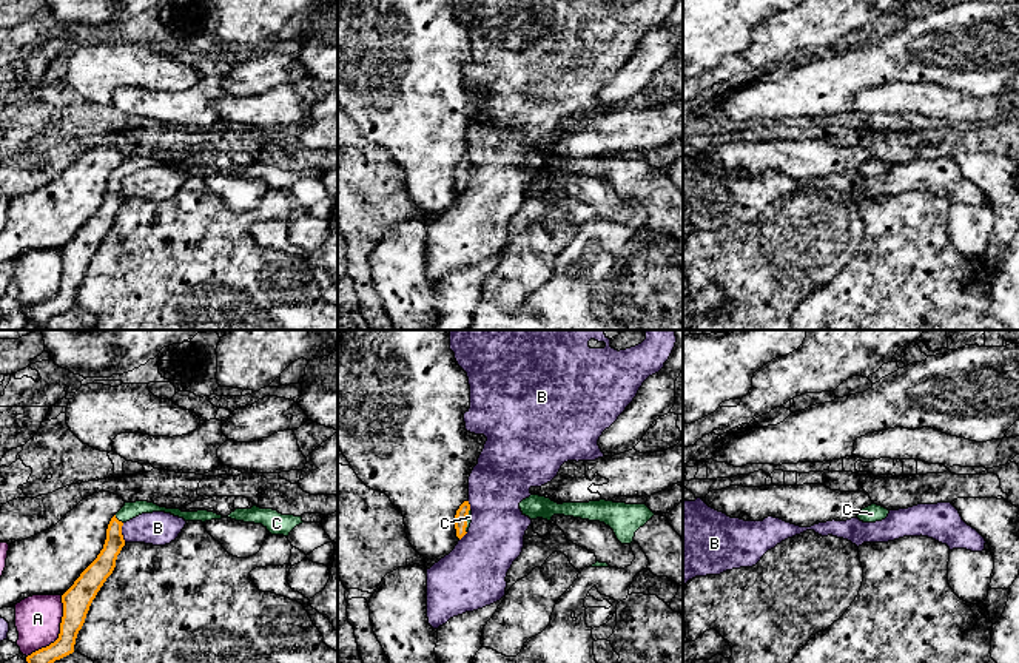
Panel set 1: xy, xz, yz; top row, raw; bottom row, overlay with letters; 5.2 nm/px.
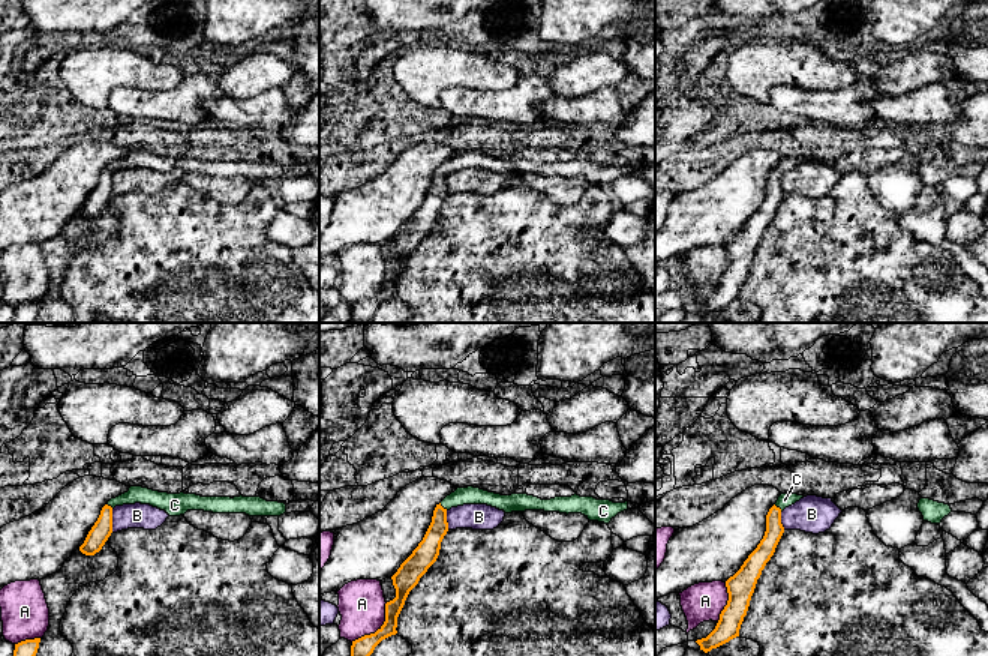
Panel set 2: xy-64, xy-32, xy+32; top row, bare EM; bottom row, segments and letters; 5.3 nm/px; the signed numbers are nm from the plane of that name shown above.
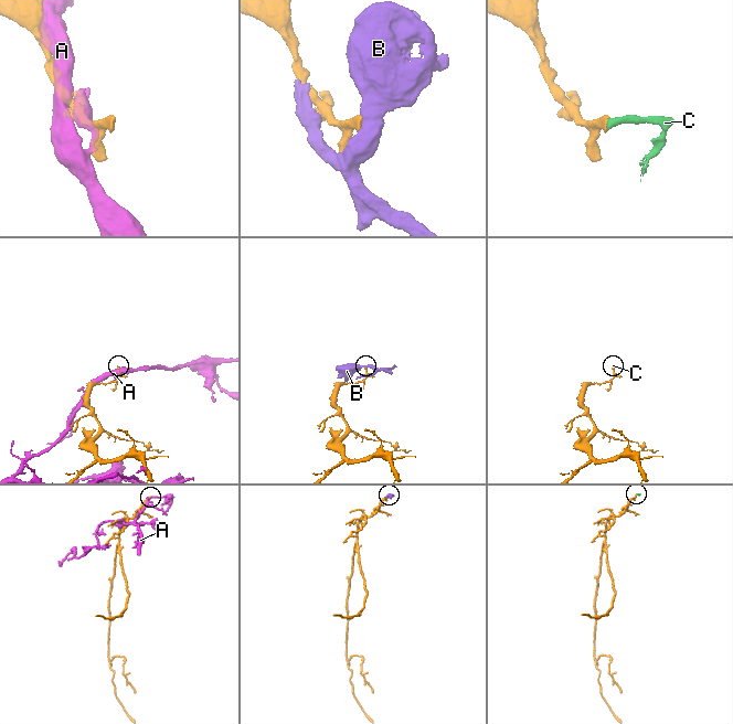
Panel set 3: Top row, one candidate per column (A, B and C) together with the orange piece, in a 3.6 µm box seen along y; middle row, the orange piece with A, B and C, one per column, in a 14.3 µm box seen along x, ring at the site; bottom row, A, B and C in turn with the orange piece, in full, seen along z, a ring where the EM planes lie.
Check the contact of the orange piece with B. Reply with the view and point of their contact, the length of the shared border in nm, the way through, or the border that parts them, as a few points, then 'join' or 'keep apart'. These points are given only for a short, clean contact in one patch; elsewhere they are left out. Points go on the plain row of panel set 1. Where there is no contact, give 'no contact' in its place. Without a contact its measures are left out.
xy (121, 187) | 110 nm | along xy (122, 178), (122, 193), (125, 196) | keep apart

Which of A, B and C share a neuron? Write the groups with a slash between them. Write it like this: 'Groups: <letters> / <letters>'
Groups: A / B / C

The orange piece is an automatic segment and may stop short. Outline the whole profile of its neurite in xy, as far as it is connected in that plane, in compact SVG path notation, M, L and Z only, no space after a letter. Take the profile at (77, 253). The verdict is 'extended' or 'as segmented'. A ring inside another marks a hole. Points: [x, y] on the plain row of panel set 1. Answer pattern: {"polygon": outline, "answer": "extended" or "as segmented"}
{"polygon": "M148 156L125 157L125 160L111 173L106 183L106 194L97 213L80 228L74 239L62 250L63 271L59 293L46 302L42 302L26 311L28 322L45 327L51 318L74 307L79 285L82 284L86 268L97 247L113 228L117 210L125 200L122 180L142 170L165 167L185 176L211 176L231 173L244 177L262 179L271 190L288 191L290 187L302 177L321 177L325 173L321 168L304 168L302 171L282 170L273 163L236 163L228 171L208 165L182 167L180 163L166 163Z", "answer": "extended"}

